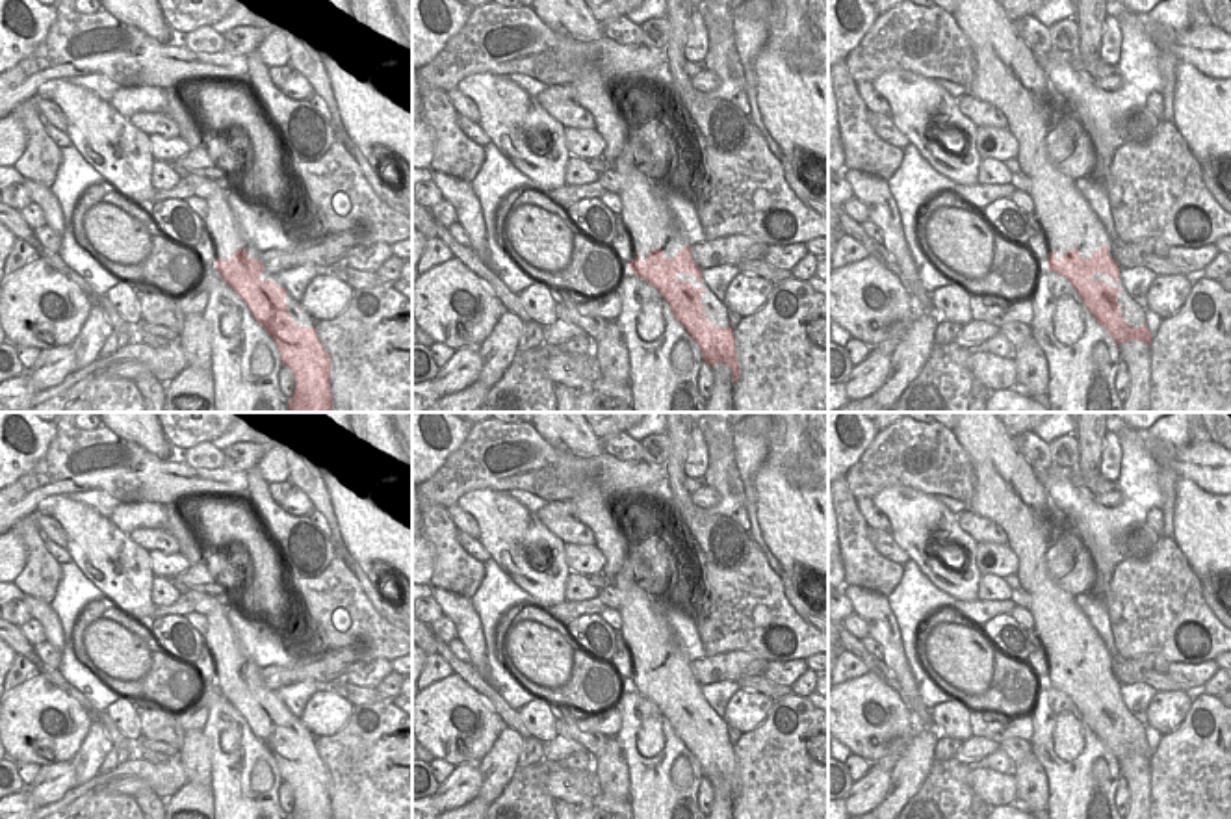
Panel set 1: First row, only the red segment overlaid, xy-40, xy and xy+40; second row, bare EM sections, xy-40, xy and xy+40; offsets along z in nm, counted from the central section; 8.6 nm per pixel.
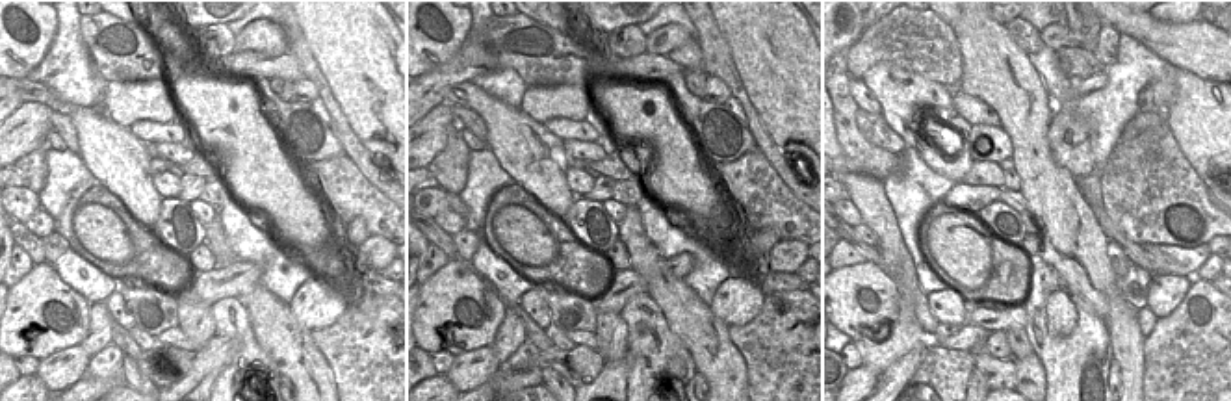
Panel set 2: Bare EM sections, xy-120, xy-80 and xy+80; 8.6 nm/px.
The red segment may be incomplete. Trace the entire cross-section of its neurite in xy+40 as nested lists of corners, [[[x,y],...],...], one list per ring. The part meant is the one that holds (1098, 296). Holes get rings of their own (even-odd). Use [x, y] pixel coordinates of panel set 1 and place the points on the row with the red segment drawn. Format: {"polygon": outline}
{"polygon": [[[956,0],[952,17],[975,52],[975,74],[967,93],[1001,110],[1017,139],[1017,163],[1030,178],[1029,195],[1047,240],[1047,269],[1071,282],[1118,347],[1129,340],[1151,345],[1153,336],[1146,321],[1142,327],[1123,321],[1116,303],[1121,288],[1092,279],[1094,273],[1107,273],[1118,282],[1121,267],[1108,253],[1108,245],[1092,251],[1090,258],[1081,258],[1081,245],[1062,240],[1071,236],[1073,206],[1081,204],[1082,195],[1075,180],[1047,160],[1045,136],[1055,126],[1060,102],[1034,52],[1019,37],[999,0]]]}

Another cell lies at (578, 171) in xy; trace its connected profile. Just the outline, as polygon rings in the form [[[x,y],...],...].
[[[570,156],[564,171],[566,186],[585,186],[598,180],[598,173],[590,169],[587,160]]]

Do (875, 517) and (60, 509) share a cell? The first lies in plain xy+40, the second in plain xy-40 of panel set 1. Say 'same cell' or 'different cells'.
different cells

